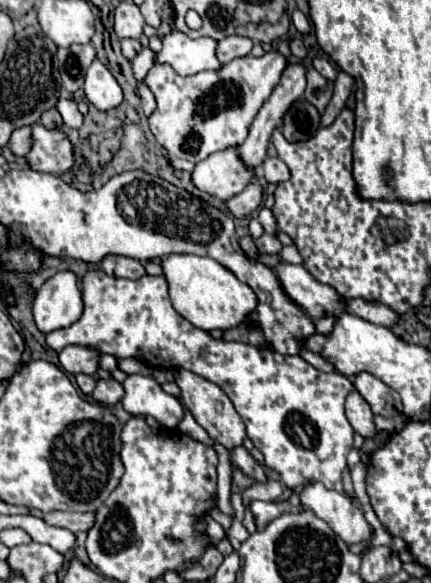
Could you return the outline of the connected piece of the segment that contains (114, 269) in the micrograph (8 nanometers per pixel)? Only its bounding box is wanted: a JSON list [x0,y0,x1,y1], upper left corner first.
[102,255,146,279]

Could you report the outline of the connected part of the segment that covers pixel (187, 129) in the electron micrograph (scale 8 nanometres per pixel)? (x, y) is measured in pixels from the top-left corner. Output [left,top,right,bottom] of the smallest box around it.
[146,51,286,163]

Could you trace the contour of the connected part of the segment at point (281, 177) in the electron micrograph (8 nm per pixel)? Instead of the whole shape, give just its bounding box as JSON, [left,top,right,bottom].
[262,157,290,183]

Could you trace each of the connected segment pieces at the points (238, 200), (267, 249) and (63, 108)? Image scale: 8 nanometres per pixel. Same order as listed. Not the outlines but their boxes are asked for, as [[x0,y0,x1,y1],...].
[[226,181,262,219],[254,233,282,255],[58,99,82,127]]

